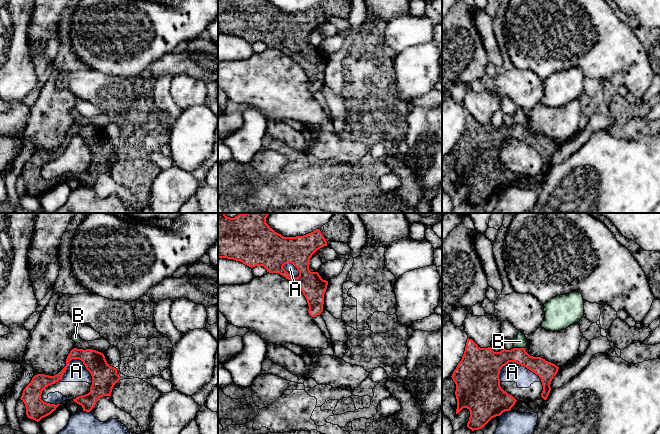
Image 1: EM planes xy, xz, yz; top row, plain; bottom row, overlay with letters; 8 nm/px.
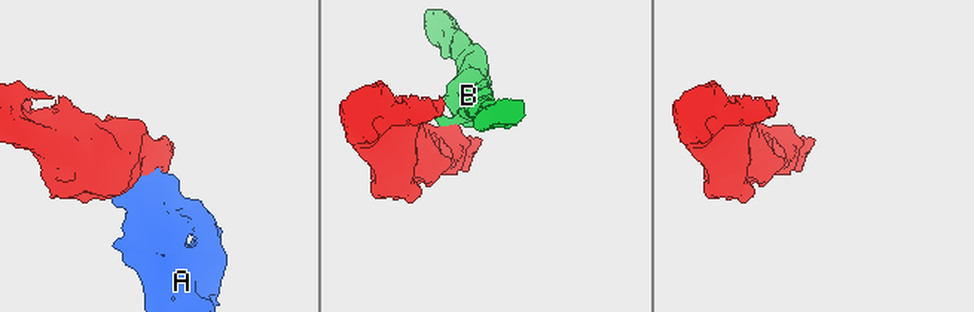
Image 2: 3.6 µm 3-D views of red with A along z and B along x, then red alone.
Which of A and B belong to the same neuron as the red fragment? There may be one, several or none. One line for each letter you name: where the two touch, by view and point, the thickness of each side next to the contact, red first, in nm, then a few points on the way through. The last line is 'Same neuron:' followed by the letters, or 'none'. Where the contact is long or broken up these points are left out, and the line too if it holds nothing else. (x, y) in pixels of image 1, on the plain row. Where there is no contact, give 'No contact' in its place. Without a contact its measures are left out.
Same neuron: none

